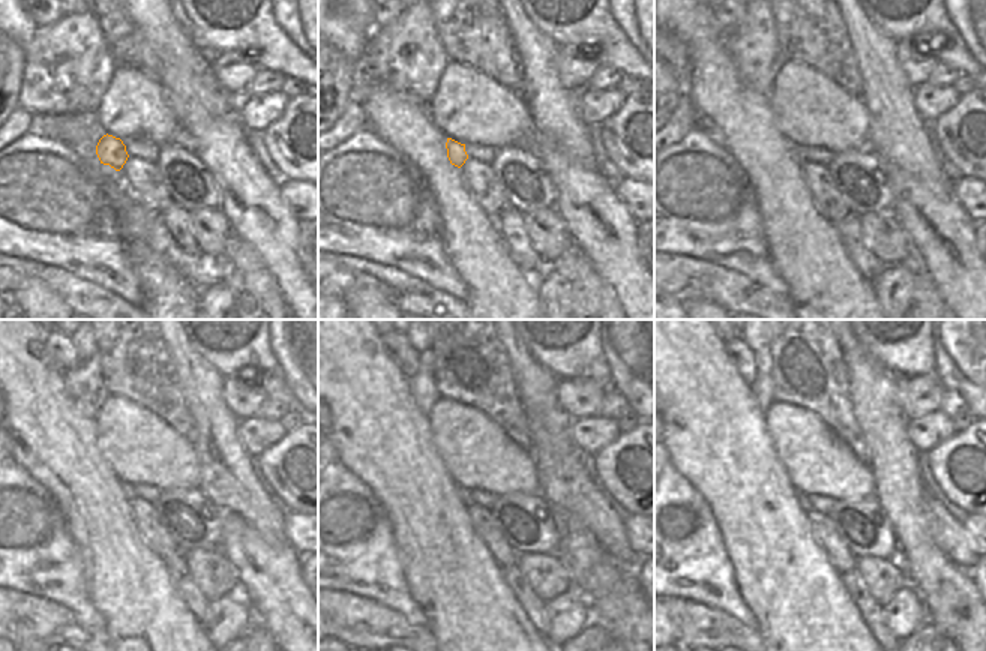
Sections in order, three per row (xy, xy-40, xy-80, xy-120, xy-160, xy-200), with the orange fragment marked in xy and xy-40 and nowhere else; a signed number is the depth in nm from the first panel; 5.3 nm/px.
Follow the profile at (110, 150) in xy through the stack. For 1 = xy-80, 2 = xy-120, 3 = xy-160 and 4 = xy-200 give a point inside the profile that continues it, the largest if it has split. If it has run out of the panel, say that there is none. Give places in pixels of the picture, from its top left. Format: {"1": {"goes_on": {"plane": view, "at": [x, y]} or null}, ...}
{"1": {"goes_on": {"plane": "xy-80", "at": [799, 152]}}, "2": {"goes_on": {"plane": "xy-120", "at": [128, 489]}}, "3": {"goes_on": {"plane": "xy-160", "at": [465, 497]}}, "4": {"goes_on": {"plane": "xy-200", "at": [803, 501]}}}

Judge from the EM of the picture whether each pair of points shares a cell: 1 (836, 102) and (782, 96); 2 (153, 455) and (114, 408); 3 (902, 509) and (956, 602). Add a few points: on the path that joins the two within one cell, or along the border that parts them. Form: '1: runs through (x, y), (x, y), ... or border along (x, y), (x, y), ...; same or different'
1: runs through (823, 102), (805, 102), (796, 96); same
2: runs through (141, 443), (119, 420); same
3: runs through (911, 531), (920, 558), (937, 579); same

